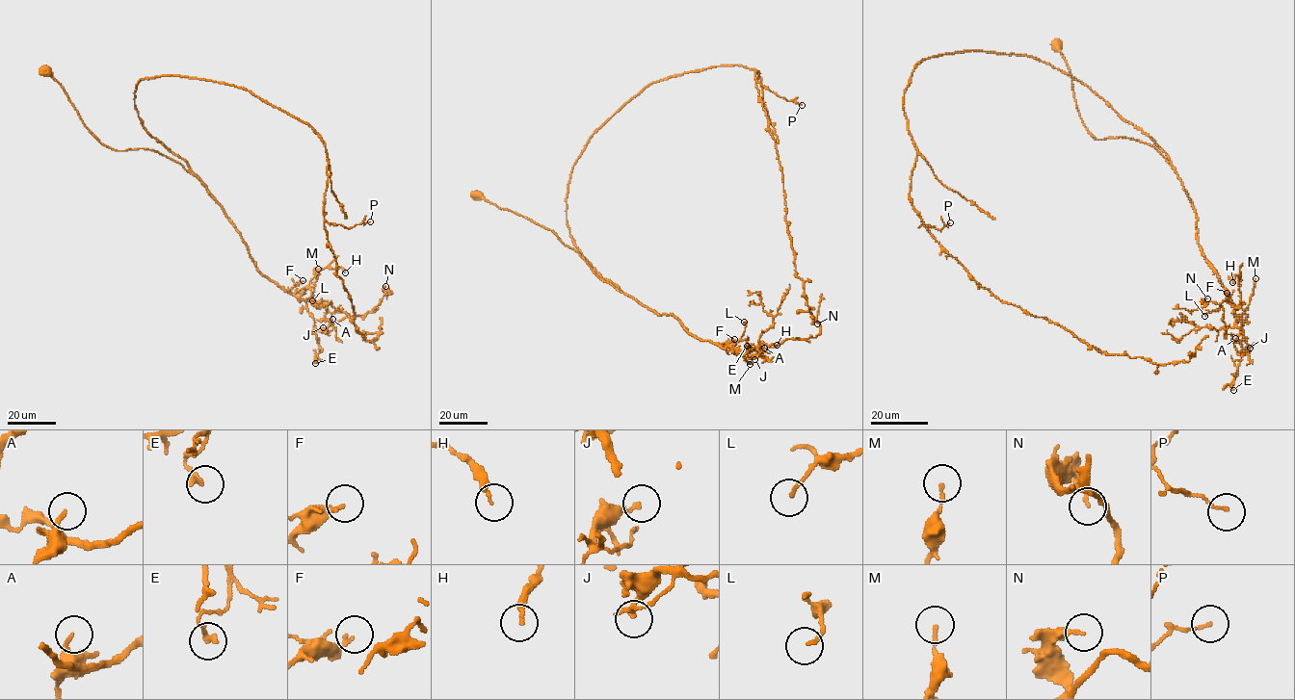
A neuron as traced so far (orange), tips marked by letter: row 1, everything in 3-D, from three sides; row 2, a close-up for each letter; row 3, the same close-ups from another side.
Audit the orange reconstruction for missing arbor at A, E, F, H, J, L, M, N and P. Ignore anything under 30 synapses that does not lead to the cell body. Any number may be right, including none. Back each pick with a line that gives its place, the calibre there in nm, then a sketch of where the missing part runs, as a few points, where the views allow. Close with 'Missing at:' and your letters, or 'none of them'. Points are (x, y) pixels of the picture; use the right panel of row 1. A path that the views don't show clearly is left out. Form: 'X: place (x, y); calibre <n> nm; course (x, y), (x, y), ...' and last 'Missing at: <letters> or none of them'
Missing at: none of them

